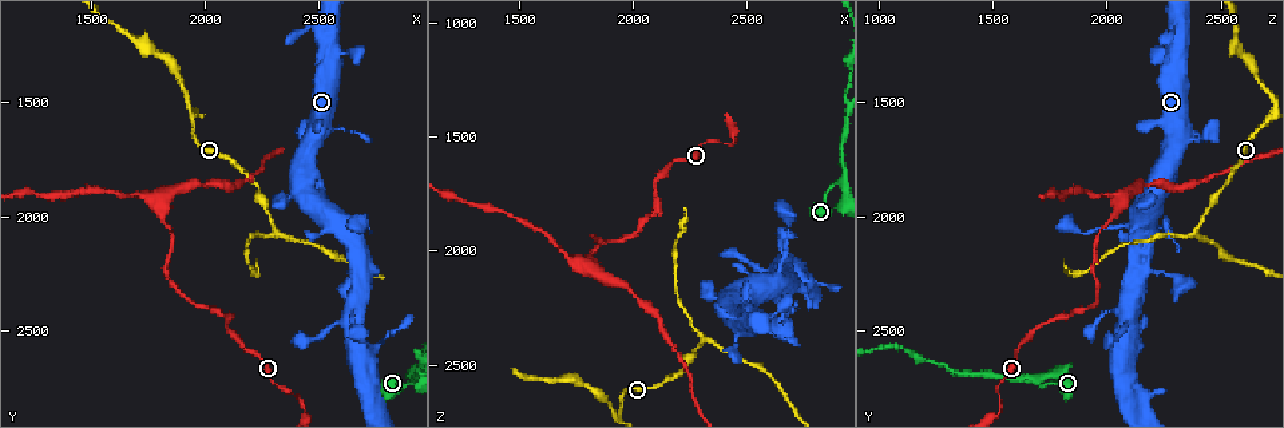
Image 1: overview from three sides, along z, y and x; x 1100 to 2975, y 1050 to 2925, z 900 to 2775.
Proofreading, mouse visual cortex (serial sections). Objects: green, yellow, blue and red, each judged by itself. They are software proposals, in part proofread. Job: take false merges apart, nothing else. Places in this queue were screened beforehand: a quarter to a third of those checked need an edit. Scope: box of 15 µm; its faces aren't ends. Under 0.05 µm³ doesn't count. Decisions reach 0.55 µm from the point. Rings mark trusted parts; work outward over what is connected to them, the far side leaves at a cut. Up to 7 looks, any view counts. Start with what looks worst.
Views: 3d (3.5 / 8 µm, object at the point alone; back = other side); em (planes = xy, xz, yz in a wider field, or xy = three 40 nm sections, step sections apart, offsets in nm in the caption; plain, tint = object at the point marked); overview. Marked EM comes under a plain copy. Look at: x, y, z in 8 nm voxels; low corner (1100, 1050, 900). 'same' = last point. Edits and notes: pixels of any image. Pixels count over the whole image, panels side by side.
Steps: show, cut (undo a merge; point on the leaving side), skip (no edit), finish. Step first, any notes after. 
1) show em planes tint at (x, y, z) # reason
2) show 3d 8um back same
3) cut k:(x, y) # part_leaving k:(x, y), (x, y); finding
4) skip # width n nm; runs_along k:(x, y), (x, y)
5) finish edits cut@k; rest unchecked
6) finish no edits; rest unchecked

show 3d 3.5um at (2300, 2070, 2400) # three-way junction

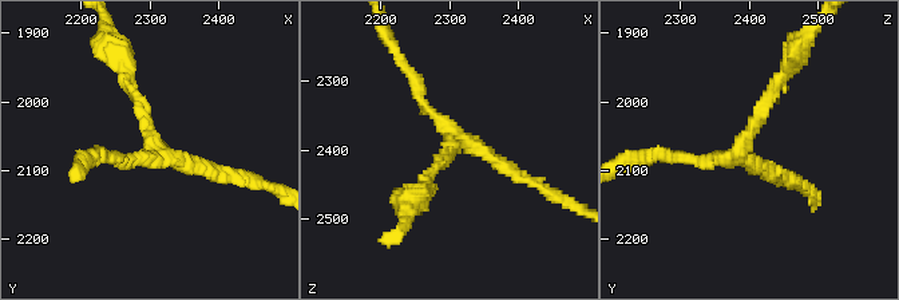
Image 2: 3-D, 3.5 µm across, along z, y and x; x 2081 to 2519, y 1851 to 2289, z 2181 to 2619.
show em planes tint at (2305, 2055, 2390) # now the EM

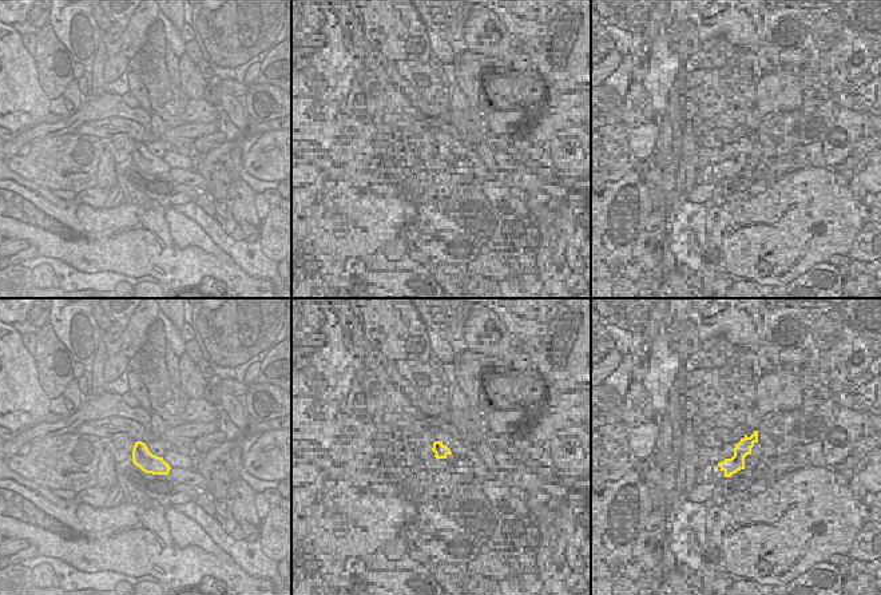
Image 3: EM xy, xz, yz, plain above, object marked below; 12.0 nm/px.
skip # arms 3; runs_along 2:(127, 70), (151, 139), (221, 172); all the same cell

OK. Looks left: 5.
show 3d 3.5um back at (2880, 2720, 1710) # thin neck

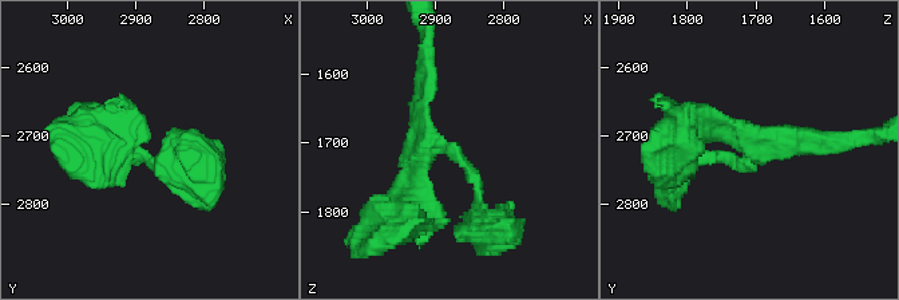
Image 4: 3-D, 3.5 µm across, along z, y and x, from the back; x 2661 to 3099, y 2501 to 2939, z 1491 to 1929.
show em xy step 2 tint at (2880, 2735, 1705) # arms 3; arm_widths 150, 200, 200 nm

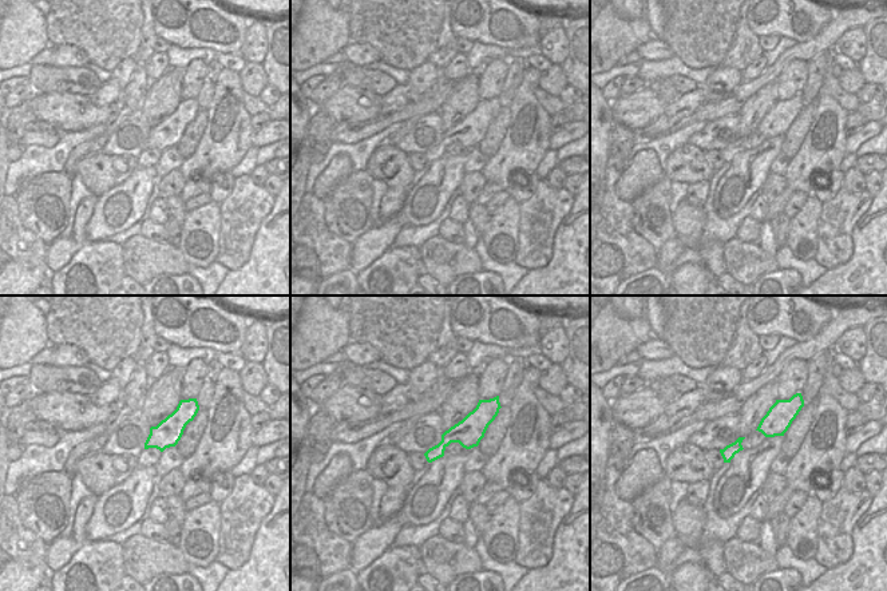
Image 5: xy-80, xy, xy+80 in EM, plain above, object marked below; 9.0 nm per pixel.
skip # runs_along 4:(183, 158), (150, 162), (117, 130); all the same cell

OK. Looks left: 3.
show 3d 8um at (2390, 2780, 1520) # a narrow waist

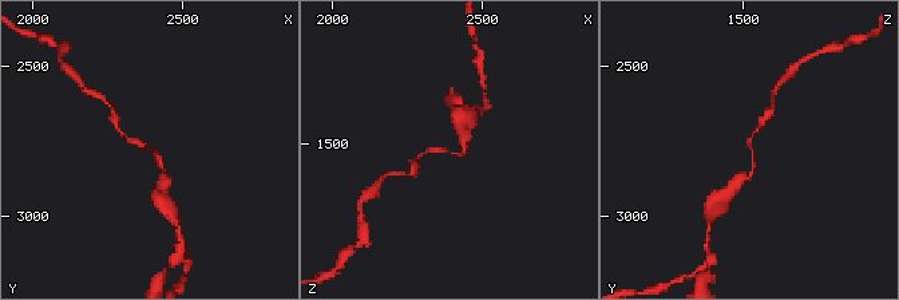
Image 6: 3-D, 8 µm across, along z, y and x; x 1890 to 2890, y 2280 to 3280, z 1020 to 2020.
show 3d 3.5um at (2380, 2790, 1530) # zoom in

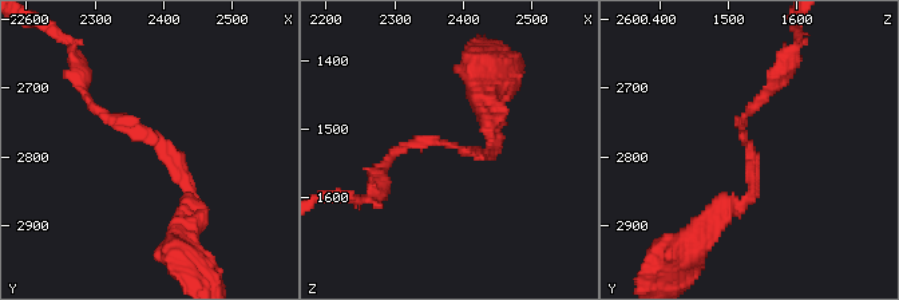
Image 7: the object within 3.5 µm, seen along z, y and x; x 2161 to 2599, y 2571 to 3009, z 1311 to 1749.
skip # arm_widths 150, 150 nm; one cell here

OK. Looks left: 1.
finish no edits; rest unchecked

